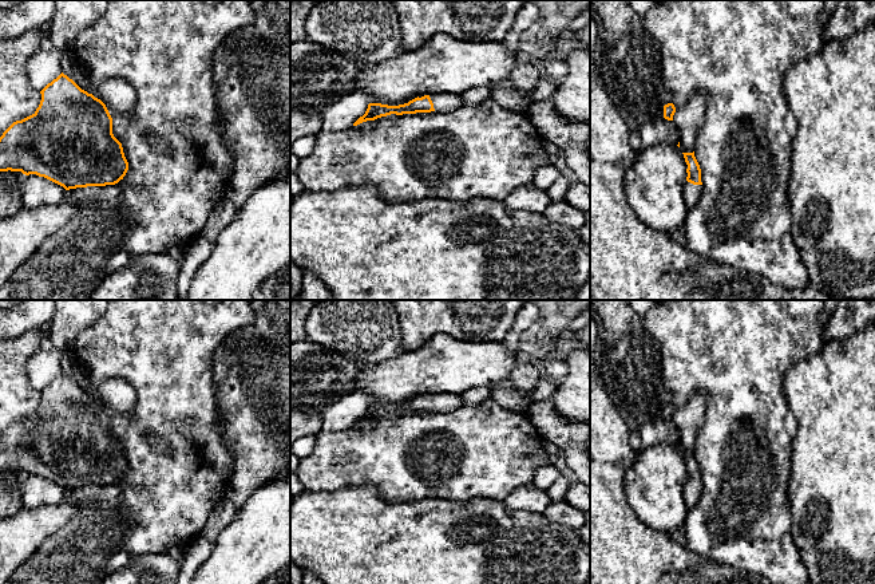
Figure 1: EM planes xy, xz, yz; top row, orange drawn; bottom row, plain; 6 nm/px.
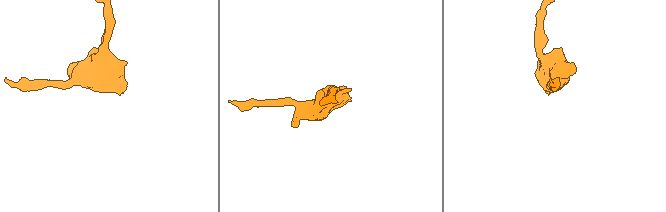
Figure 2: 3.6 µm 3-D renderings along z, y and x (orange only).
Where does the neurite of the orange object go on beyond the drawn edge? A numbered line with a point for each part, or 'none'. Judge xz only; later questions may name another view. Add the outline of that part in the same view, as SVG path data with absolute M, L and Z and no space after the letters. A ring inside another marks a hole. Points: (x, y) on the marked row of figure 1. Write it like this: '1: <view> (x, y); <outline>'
1: xz (443, 102); M447 92L429 94L435 113L450 113L464 104L462 95Z

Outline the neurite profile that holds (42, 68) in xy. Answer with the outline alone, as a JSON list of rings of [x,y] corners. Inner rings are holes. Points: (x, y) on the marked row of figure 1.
[[[64,51],[37,52],[27,62],[27,76],[33,90],[41,91],[62,74],[60,58]]]

